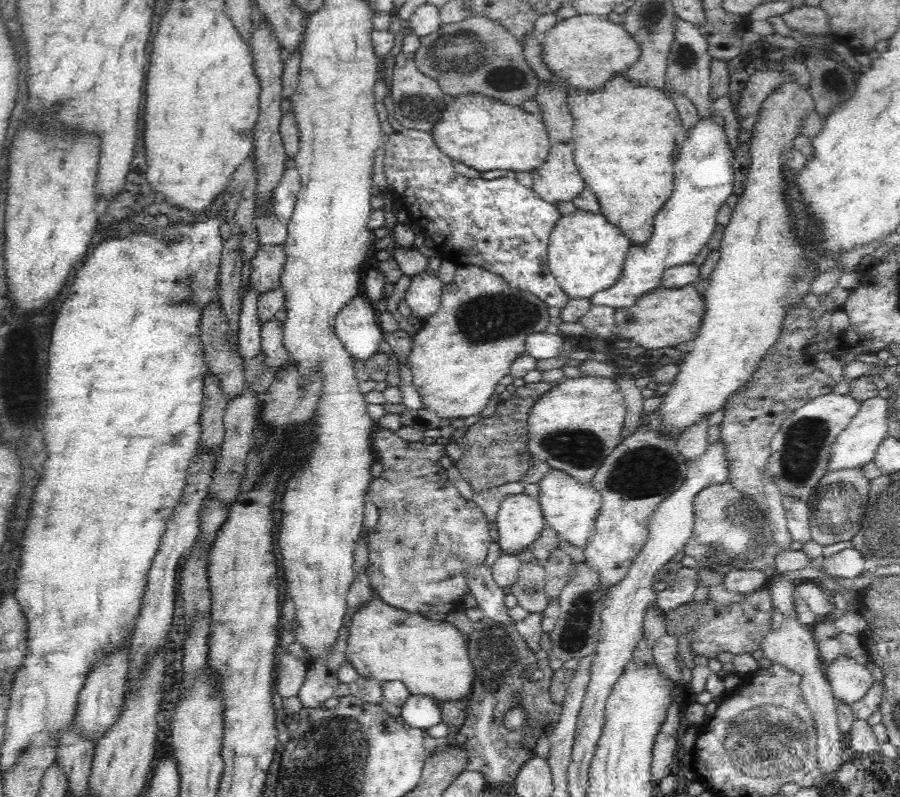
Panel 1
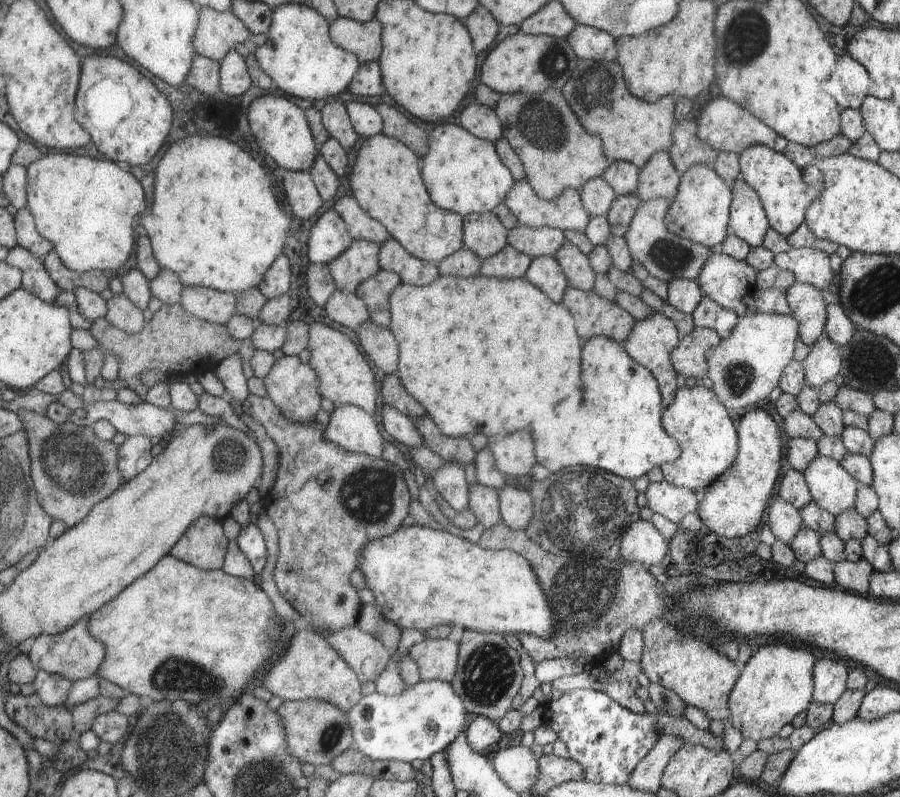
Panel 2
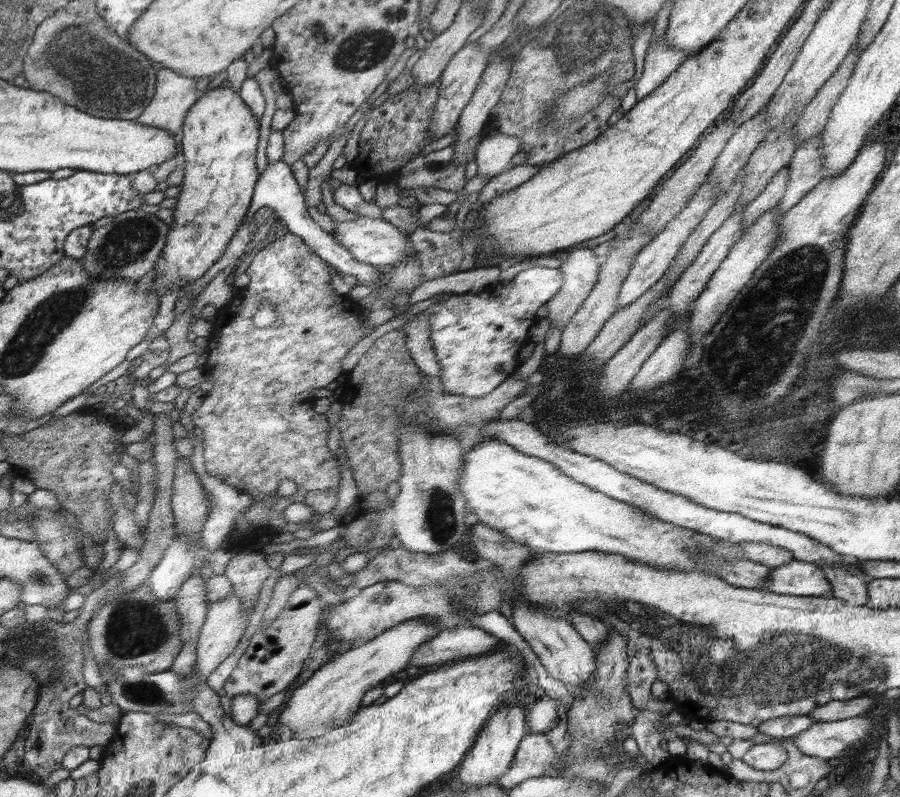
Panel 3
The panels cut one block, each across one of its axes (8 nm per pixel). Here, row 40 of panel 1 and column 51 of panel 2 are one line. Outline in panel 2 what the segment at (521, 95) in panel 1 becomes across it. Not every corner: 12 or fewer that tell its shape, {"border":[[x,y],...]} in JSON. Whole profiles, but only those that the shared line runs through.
{"border":[[17,411],[38,500],[70,528],[125,486],[91,427]]}

